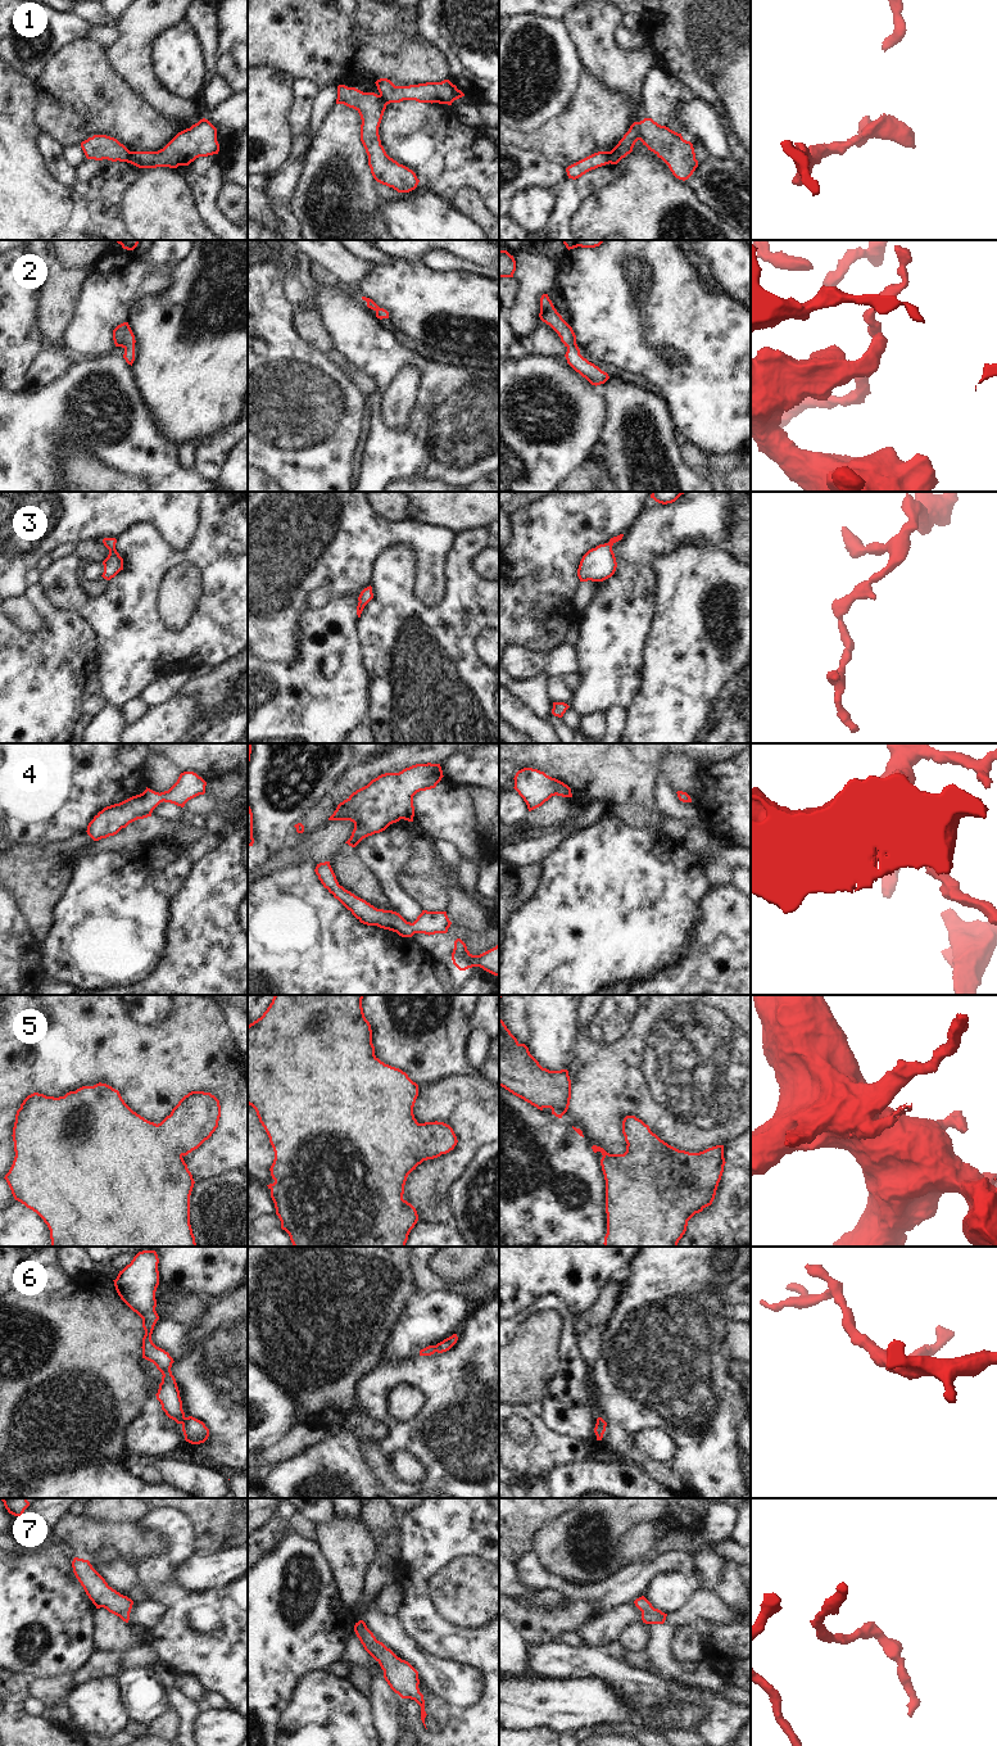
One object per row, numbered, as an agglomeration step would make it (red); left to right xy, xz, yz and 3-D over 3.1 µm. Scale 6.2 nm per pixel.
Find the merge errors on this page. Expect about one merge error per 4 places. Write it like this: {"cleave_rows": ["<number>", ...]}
{"cleave_rows": ["1"]}

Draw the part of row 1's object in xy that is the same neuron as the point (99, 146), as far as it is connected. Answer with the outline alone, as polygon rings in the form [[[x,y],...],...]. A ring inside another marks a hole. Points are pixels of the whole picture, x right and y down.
[[[94,135],[81,143],[81,148],[87,159],[130,163],[131,151],[117,139],[107,135]]]

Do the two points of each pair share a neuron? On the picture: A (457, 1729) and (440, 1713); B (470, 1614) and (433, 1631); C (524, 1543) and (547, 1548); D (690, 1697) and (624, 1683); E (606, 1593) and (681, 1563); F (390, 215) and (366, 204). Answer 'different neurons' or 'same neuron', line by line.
A: different neurons
B: different neurons
C: different neurons
D: same neuron
E: same neuron
F: different neurons

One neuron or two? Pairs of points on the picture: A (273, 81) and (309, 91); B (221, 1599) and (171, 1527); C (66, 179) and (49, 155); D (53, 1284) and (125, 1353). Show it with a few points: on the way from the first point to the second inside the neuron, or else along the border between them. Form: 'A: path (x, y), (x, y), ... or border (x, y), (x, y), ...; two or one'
A: border (295, 80), (294, 103), (288, 116); two
B: path (194, 1599), (185, 1599), (168, 1582), (173, 1554); one
C: path (64, 173), (54, 161); one
D: border (69, 1279), (51, 1293); two

